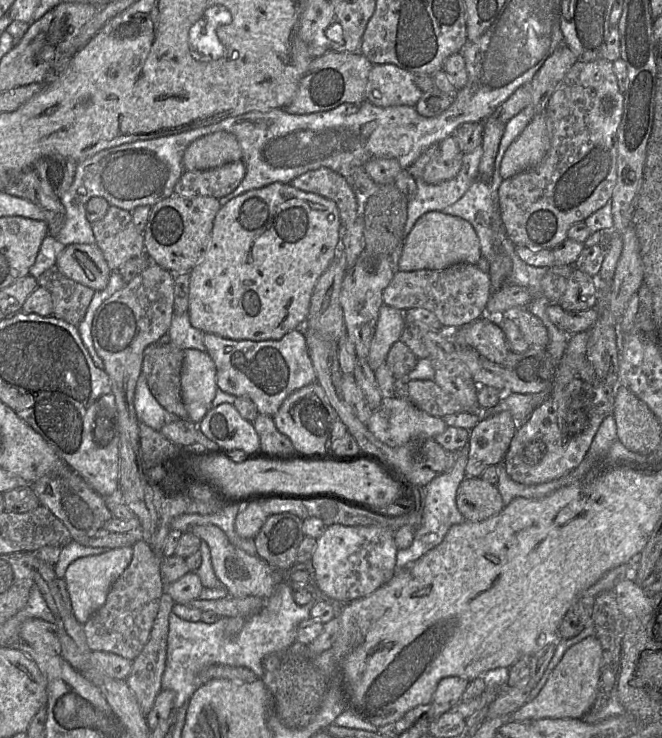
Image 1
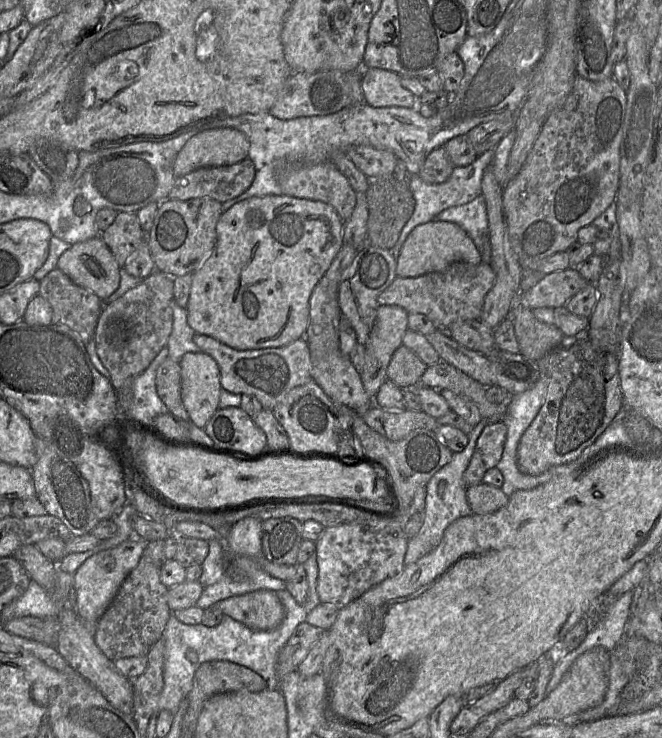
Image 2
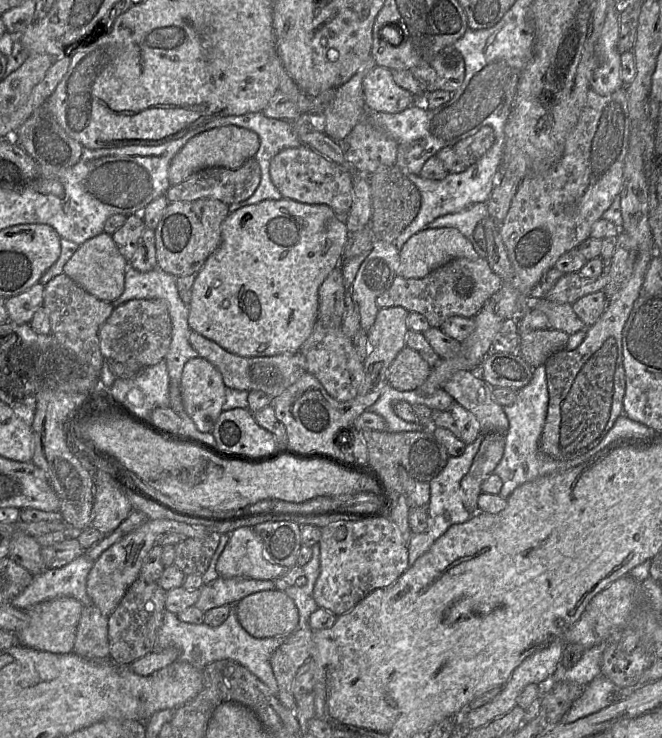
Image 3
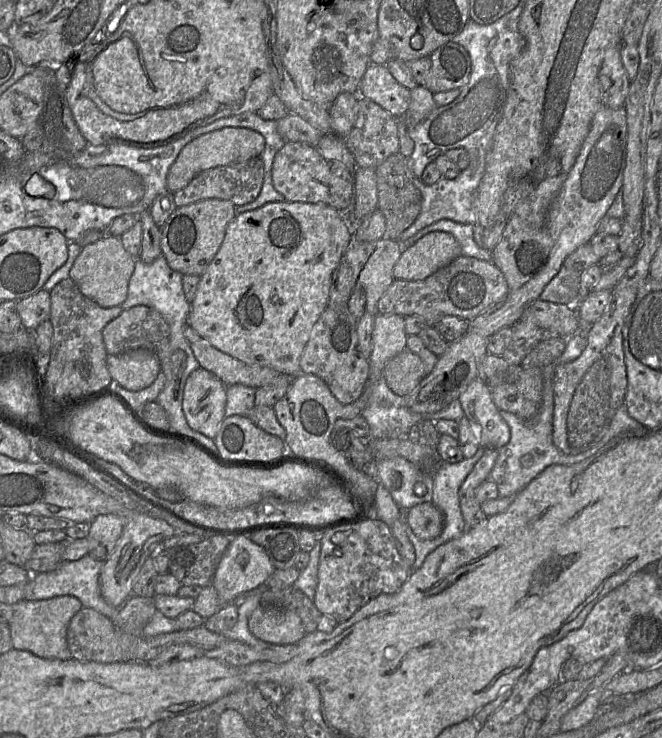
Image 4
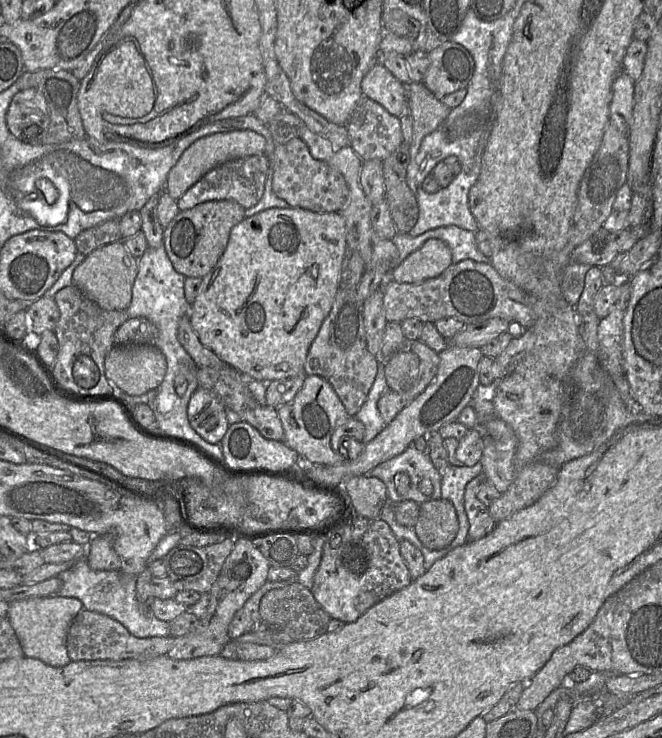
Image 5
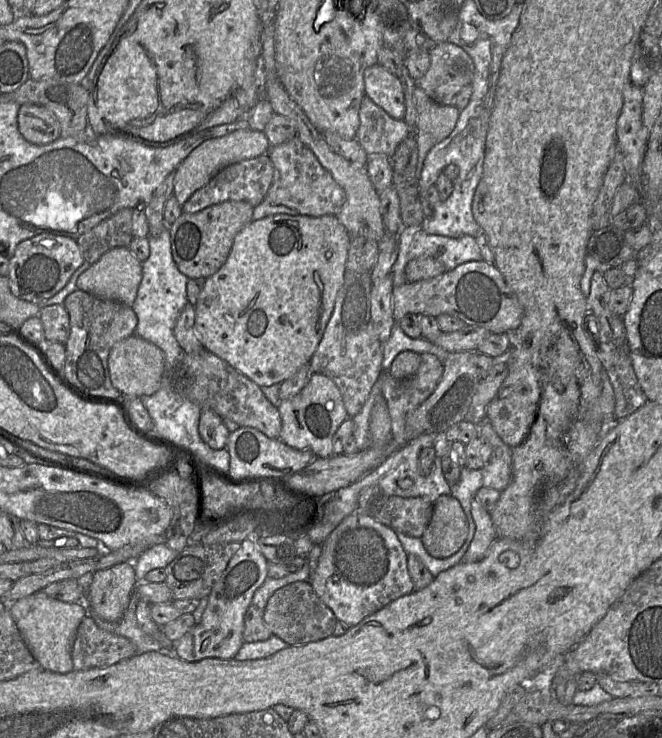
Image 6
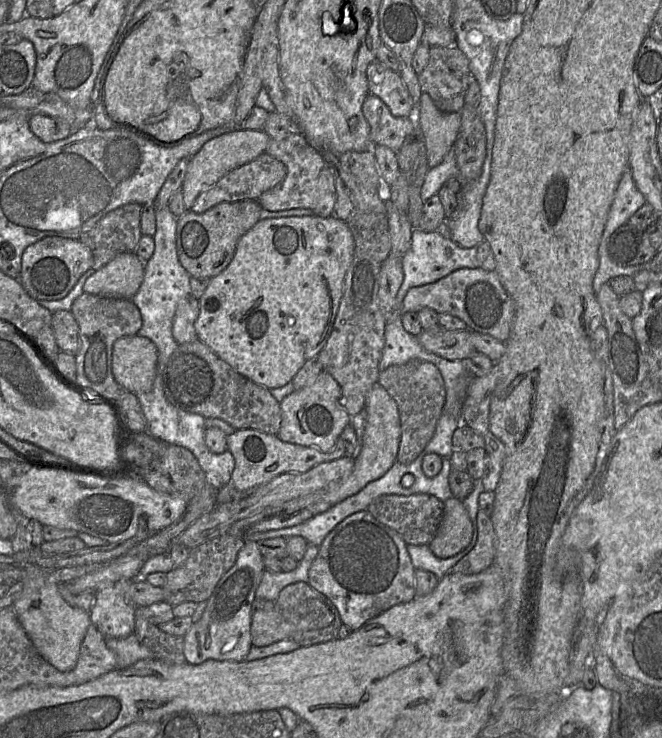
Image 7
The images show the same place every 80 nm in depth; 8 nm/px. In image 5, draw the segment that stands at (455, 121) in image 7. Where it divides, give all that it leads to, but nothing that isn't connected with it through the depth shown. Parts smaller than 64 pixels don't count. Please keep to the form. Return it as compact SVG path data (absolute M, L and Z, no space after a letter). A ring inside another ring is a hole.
M411 82L406 85L408 92L408 109L410 109L413 117L413 138L410 143L410 162L408 167L408 184L409 179L417 172L418 165L415 157L419 151L421 142L425 136L435 131L440 124L442 124L450 113L450 108L446 106L441 100L436 98L434 94L428 90L425 85L421 83Z

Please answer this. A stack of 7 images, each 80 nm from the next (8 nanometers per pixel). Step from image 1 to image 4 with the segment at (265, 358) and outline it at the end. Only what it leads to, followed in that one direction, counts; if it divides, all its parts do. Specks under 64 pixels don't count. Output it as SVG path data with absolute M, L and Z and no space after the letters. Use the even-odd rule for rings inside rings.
M188 324L184 336L199 366L214 374L226 386L241 384L257 389L278 382L279 378L289 377L270 367L249 365L221 352Z

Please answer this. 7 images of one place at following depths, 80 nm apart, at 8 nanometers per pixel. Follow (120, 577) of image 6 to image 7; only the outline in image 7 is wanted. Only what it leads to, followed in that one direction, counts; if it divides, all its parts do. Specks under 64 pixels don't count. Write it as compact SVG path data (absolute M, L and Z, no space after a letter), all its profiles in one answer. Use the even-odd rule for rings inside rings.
M119 580L114 583L104 583L95 592L95 603L89 612L93 625L105 636L111 638L125 638L135 631L135 609L130 600L130 586L133 580Z

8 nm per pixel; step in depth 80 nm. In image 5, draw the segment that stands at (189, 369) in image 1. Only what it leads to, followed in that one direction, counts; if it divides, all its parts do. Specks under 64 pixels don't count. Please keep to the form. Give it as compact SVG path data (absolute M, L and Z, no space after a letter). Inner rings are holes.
M202 387L192 394L187 417L196 433L212 444L220 444L229 427L225 406L213 392Z

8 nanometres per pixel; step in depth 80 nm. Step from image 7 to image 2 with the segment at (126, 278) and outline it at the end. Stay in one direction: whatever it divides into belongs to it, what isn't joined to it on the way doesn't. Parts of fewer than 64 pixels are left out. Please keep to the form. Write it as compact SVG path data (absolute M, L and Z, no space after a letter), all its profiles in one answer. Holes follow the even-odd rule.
M100 234L72 244L59 257L57 267L101 299L112 295L120 284L121 266Z

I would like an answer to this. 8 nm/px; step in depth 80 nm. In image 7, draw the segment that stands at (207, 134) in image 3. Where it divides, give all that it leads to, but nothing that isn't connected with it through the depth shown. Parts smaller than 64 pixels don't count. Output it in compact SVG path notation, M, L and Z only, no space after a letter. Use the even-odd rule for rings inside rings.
M236 126L206 142L203 147L190 158L185 179L181 186L186 210L191 210L196 198L203 191L213 187L230 171L266 153L269 141L270 137L264 130L249 130L243 126Z

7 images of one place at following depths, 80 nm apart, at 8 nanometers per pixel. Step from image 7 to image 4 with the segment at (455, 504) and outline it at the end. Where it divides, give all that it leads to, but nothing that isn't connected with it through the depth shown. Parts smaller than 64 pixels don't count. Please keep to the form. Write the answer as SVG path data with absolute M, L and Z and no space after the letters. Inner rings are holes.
M431 501L417 504L405 513L408 529L418 538L428 540L438 537L444 527L444 514Z

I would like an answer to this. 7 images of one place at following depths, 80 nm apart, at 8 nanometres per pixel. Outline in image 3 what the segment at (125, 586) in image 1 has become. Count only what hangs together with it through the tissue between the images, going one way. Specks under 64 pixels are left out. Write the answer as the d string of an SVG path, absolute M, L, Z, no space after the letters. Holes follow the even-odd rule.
M141 577L130 585L116 609L108 616L109 657L114 664L129 666L155 650L165 612L166 593L157 582L148 583Z

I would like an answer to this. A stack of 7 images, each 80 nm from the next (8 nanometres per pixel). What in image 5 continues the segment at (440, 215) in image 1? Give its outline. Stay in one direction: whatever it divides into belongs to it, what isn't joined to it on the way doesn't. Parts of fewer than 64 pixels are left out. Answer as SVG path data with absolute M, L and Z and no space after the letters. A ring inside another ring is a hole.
M430 238L395 267L388 280L419 283L439 276L451 264L452 255L446 243L440 239Z

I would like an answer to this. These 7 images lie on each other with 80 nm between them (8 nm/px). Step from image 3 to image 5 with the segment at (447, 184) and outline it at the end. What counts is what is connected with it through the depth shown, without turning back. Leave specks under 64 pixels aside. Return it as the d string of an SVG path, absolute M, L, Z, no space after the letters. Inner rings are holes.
M473 163L469 169L465 169L463 172L460 172L455 179L445 188L440 188L435 193L427 193L423 190L422 186L418 185L416 187L416 199L419 207L419 216L416 224L408 232L408 235L416 237L428 230L435 229L443 226L454 225L465 230L472 231L476 233L479 230L478 223L474 218L473 214L469 208L468 195L472 186L476 183L480 174L480 169L473 168Z

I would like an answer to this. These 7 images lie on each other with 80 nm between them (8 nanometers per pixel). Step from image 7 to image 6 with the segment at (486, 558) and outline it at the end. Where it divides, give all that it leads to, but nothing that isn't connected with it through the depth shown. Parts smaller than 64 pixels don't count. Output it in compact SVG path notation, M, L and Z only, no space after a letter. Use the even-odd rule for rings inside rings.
M476 497L471 502L471 514L475 523L475 533L466 554L461 560L463 563L473 563L483 559L489 547L497 538L490 512L482 506Z

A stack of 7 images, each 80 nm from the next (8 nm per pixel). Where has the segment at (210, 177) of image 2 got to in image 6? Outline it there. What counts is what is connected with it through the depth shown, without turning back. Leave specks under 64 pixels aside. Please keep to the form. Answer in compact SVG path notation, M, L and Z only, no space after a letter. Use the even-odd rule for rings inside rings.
M268 154L232 164L221 170L204 187L195 191L182 205L182 210L184 213L196 213L225 201L244 201L256 207L265 200L273 176L274 166Z

